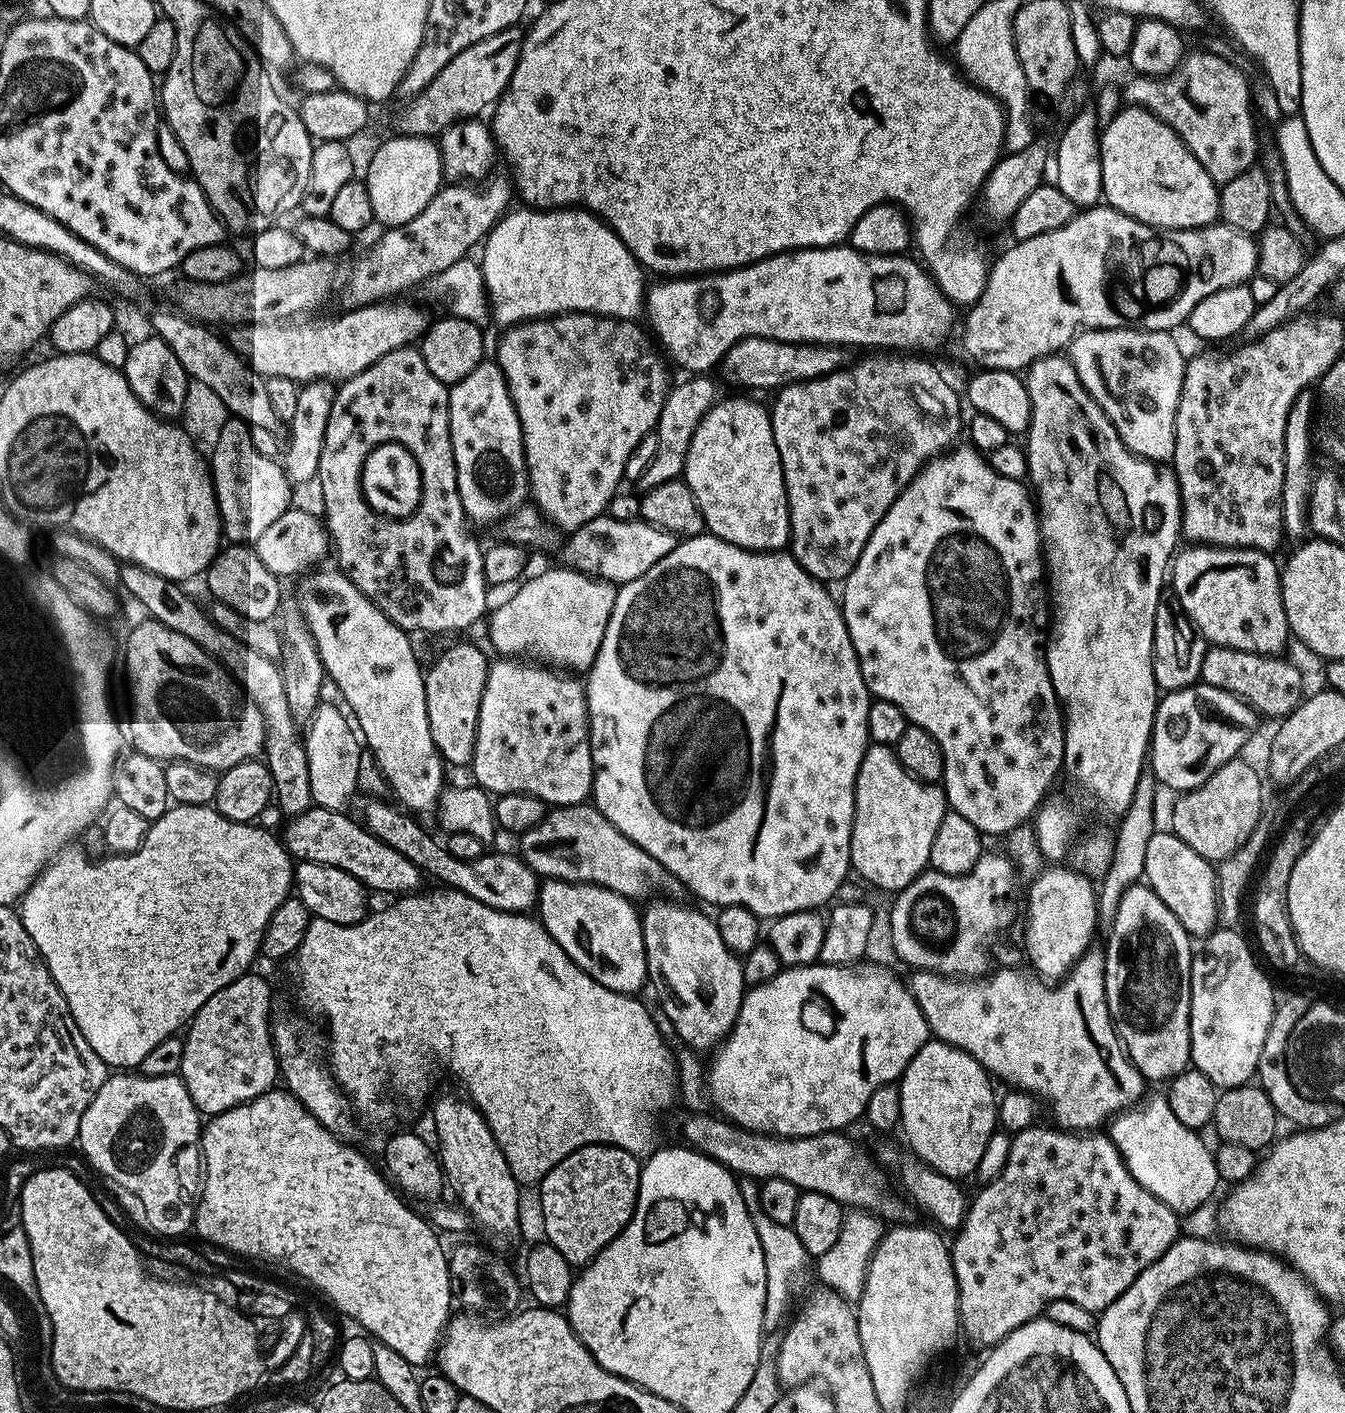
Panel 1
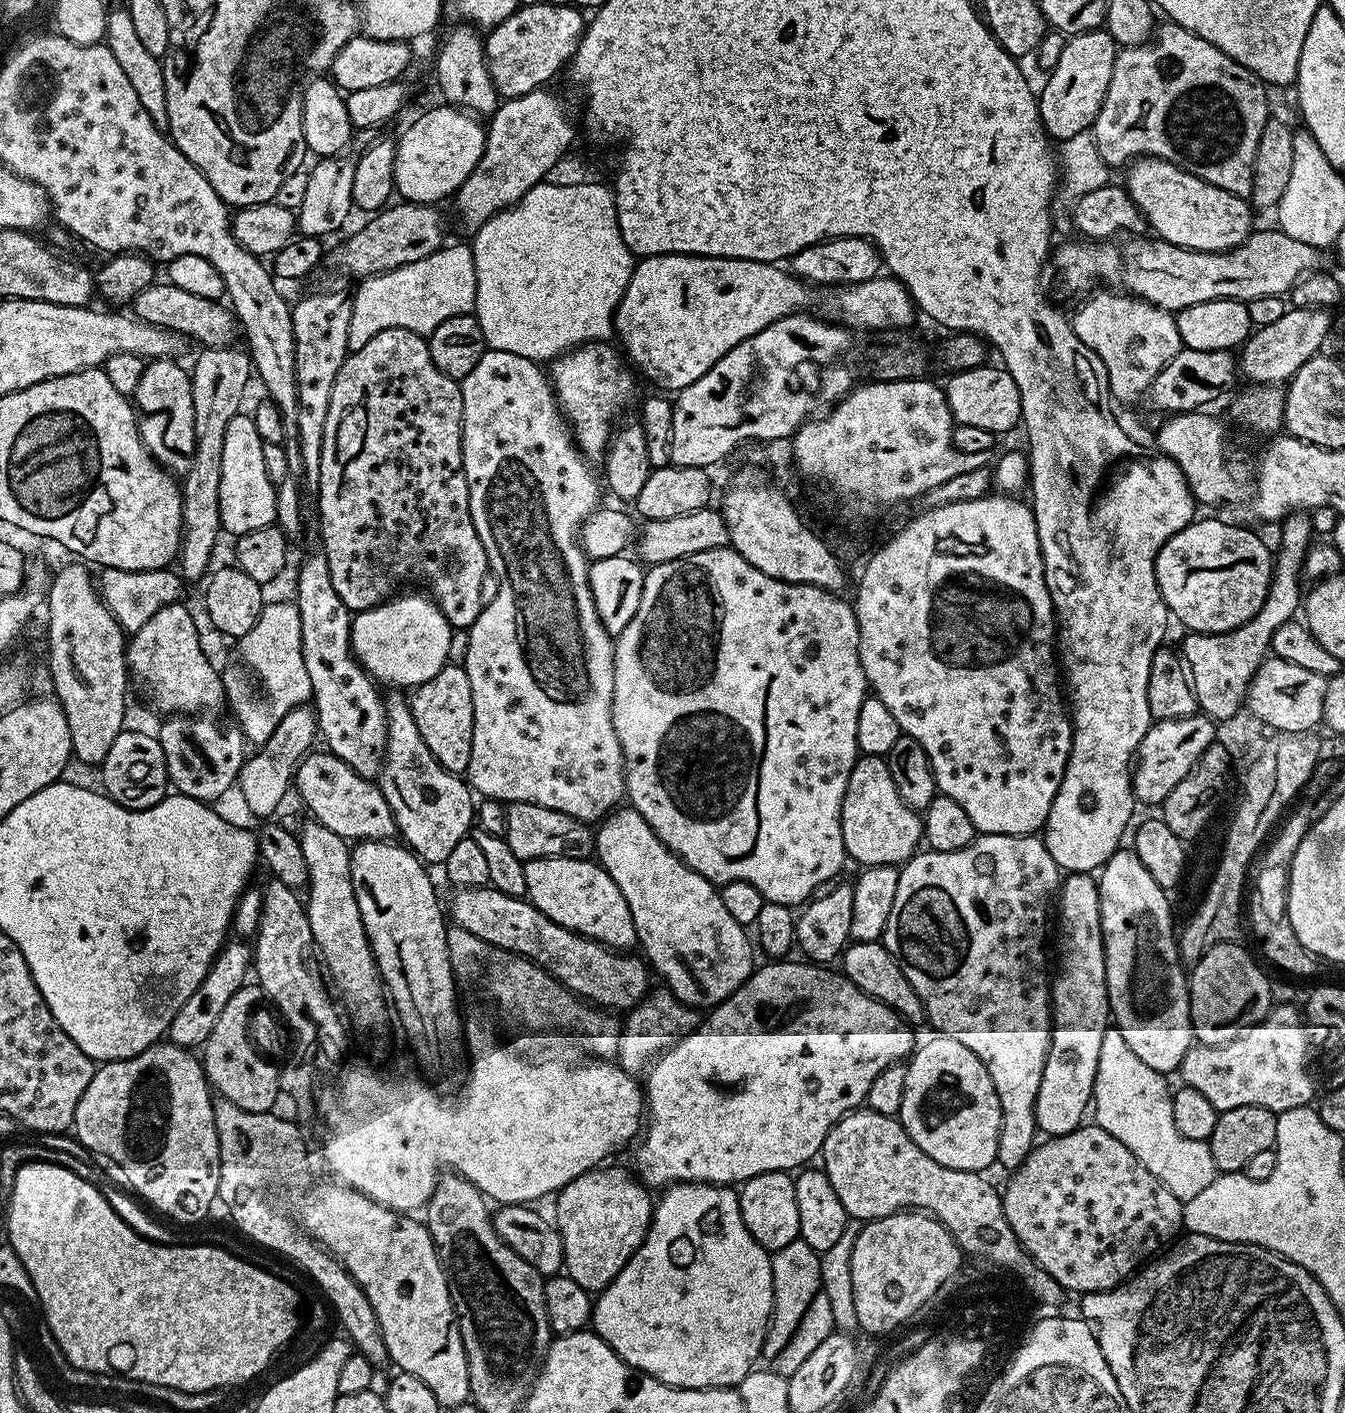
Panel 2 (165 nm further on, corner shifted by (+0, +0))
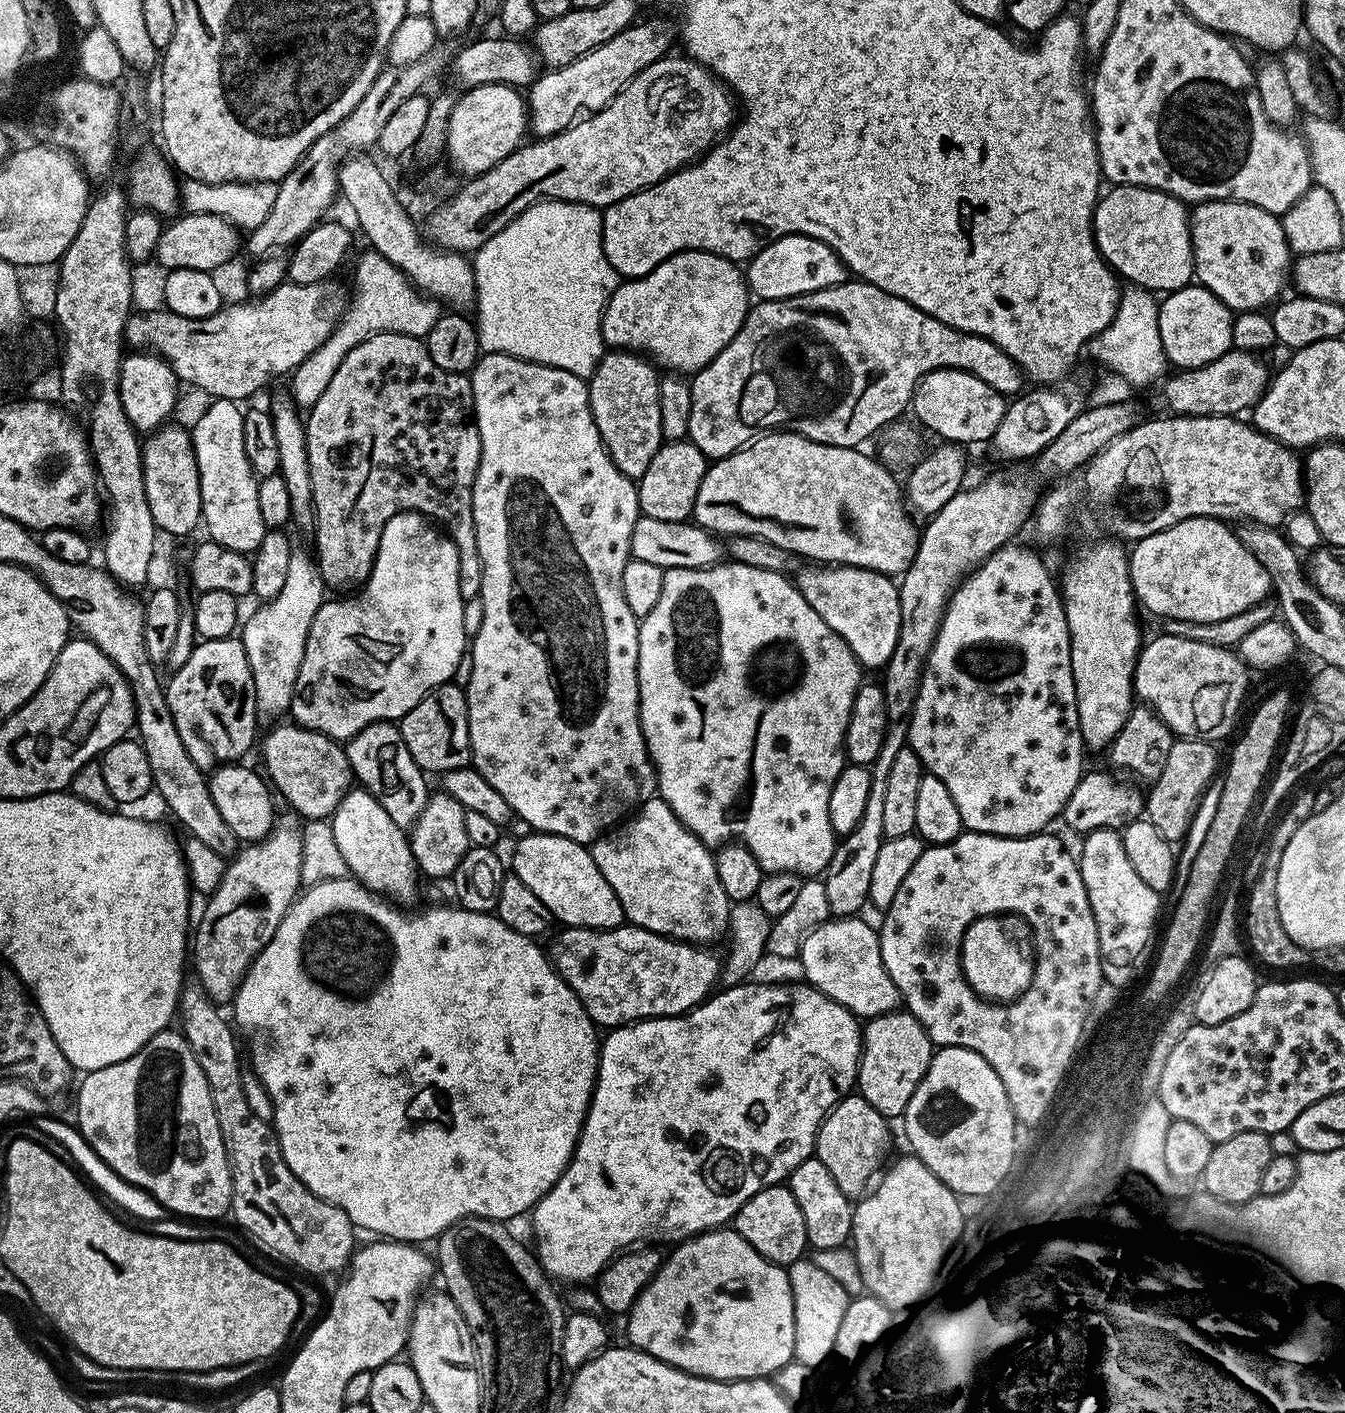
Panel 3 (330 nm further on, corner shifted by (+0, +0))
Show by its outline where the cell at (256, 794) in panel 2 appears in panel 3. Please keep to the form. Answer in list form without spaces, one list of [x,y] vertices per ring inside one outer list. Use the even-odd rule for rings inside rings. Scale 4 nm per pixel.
[[[399,512],[394,514],[390,522],[382,530],[382,539],[378,542],[378,554],[366,583],[355,594],[345,595],[343,598],[328,598],[320,605],[314,614],[314,622],[310,626],[310,634],[306,638],[306,650],[302,658],[302,666],[298,666],[298,682],[294,686],[290,716],[301,728],[309,728],[321,732],[323,736],[337,742],[347,742],[360,733],[363,728],[377,724],[380,720],[398,722],[423,696],[433,692],[440,684],[449,683],[452,676],[460,668],[460,659],[466,656],[466,636],[464,640],[464,608],[466,602],[460,593],[458,582],[458,550],[454,542],[427,516],[419,512]]]

